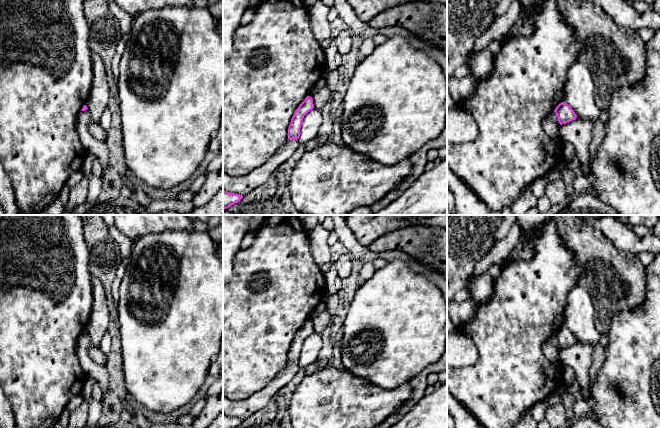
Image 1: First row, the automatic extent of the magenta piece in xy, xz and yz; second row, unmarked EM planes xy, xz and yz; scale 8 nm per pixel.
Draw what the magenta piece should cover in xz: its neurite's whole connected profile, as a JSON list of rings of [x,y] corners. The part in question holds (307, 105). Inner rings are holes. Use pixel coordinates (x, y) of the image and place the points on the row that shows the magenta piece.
[[[307,96],[305,100],[296,109],[291,119],[288,128],[288,139],[290,140],[299,139],[303,118],[313,108],[314,108],[313,99],[312,97]]]

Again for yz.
[[[565,102],[560,103],[554,110],[558,117],[560,125],[566,124],[570,121],[573,121],[577,118],[577,115],[573,109]]]

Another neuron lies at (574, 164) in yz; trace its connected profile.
[[[576,155],[572,159],[566,160],[566,167],[571,168],[577,174],[581,173],[581,164]]]

